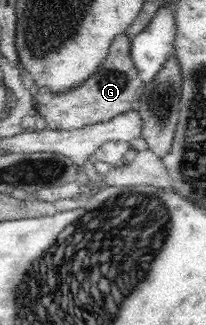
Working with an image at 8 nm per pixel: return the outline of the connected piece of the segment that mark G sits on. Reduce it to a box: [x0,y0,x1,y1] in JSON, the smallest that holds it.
[34,33,142,129]

